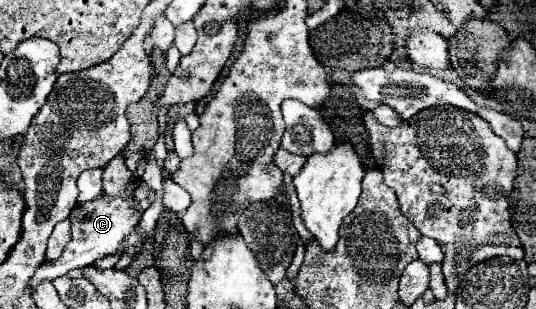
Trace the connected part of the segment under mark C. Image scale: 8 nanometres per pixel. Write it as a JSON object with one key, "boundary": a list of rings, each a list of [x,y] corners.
{"boundary":[[[131,181],[125,191],[119,197],[109,197],[105,193],[99,193],[93,201],[87,201],[85,205],[79,205],[73,209],[73,213],[69,215],[71,221],[71,241],[61,253],[61,257],[57,261],[45,261],[37,273],[31,279],[31,287],[43,283],[43,281],[53,281],[55,277],[67,275],[73,269],[81,269],[81,267],[89,267],[95,261],[107,257],[107,255],[123,255],[125,249],[133,247],[137,253],[141,251],[143,243],[147,241],[147,235],[137,233],[137,225],[141,221],[141,215],[145,213],[145,209],[151,205],[149,203],[149,193],[153,189],[143,181]]]}

